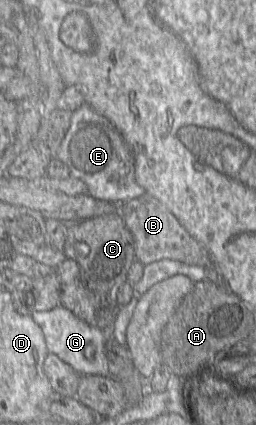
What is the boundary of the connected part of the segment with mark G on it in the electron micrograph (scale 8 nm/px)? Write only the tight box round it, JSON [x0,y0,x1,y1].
[32,305,110,376]

